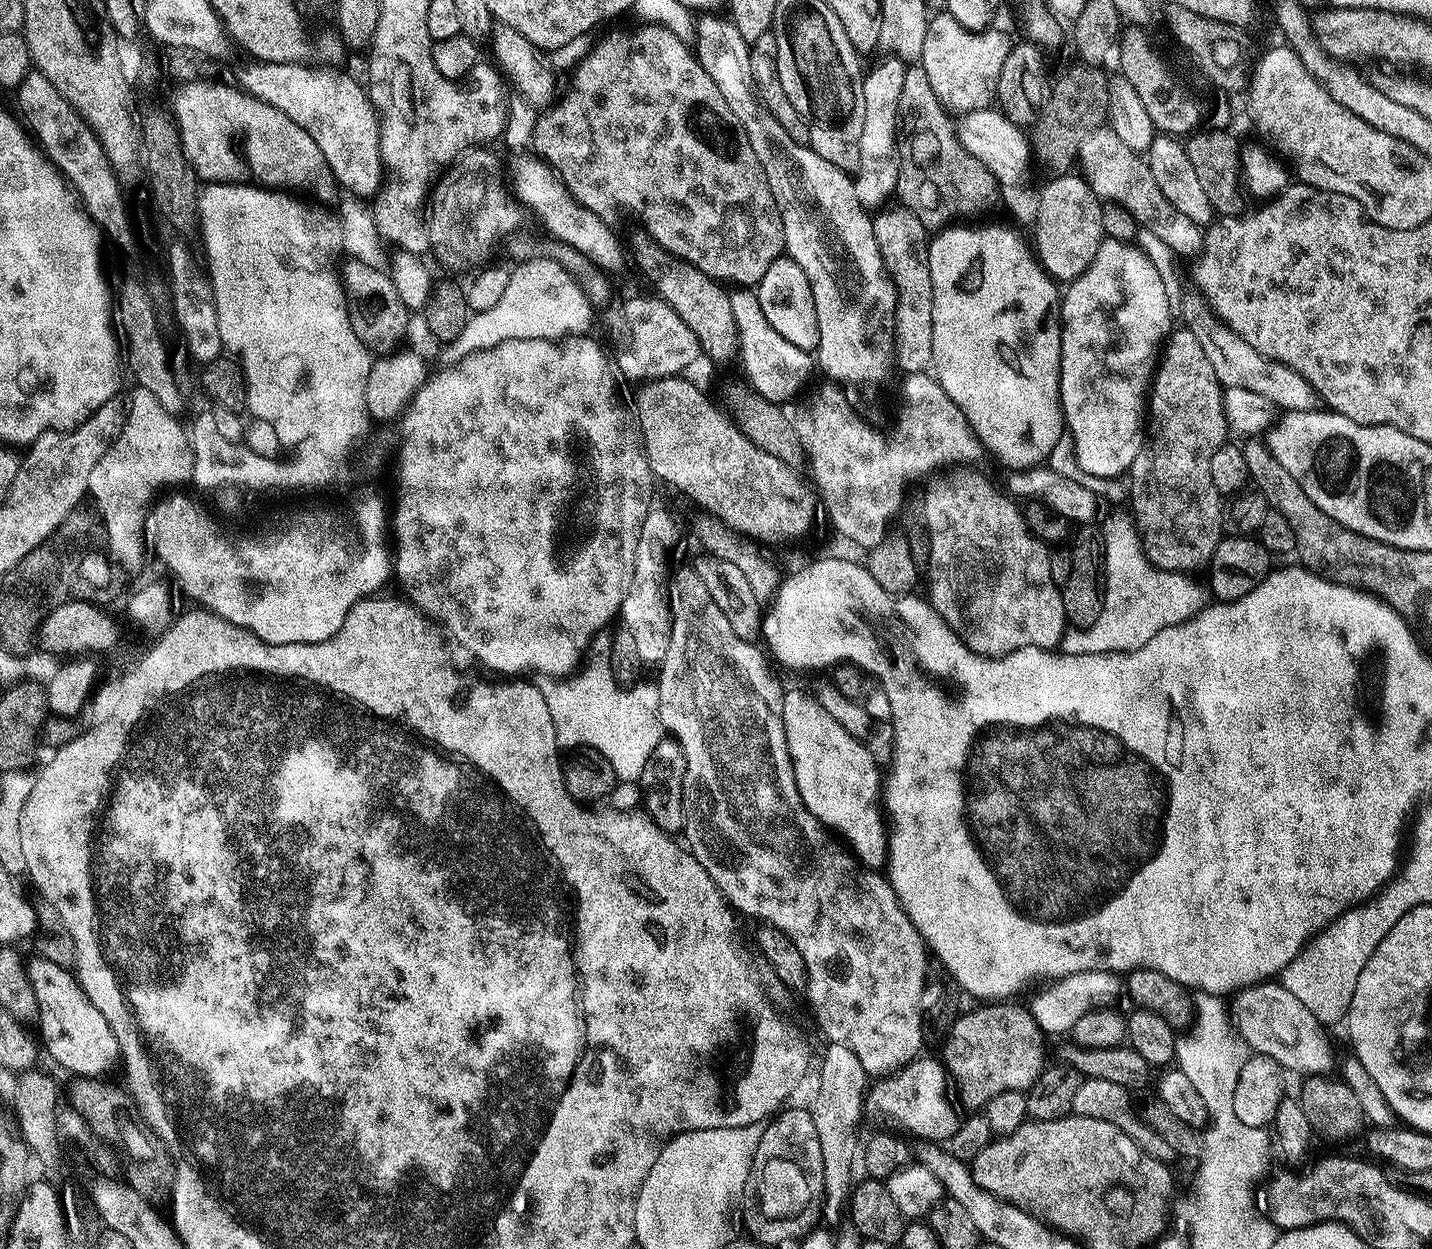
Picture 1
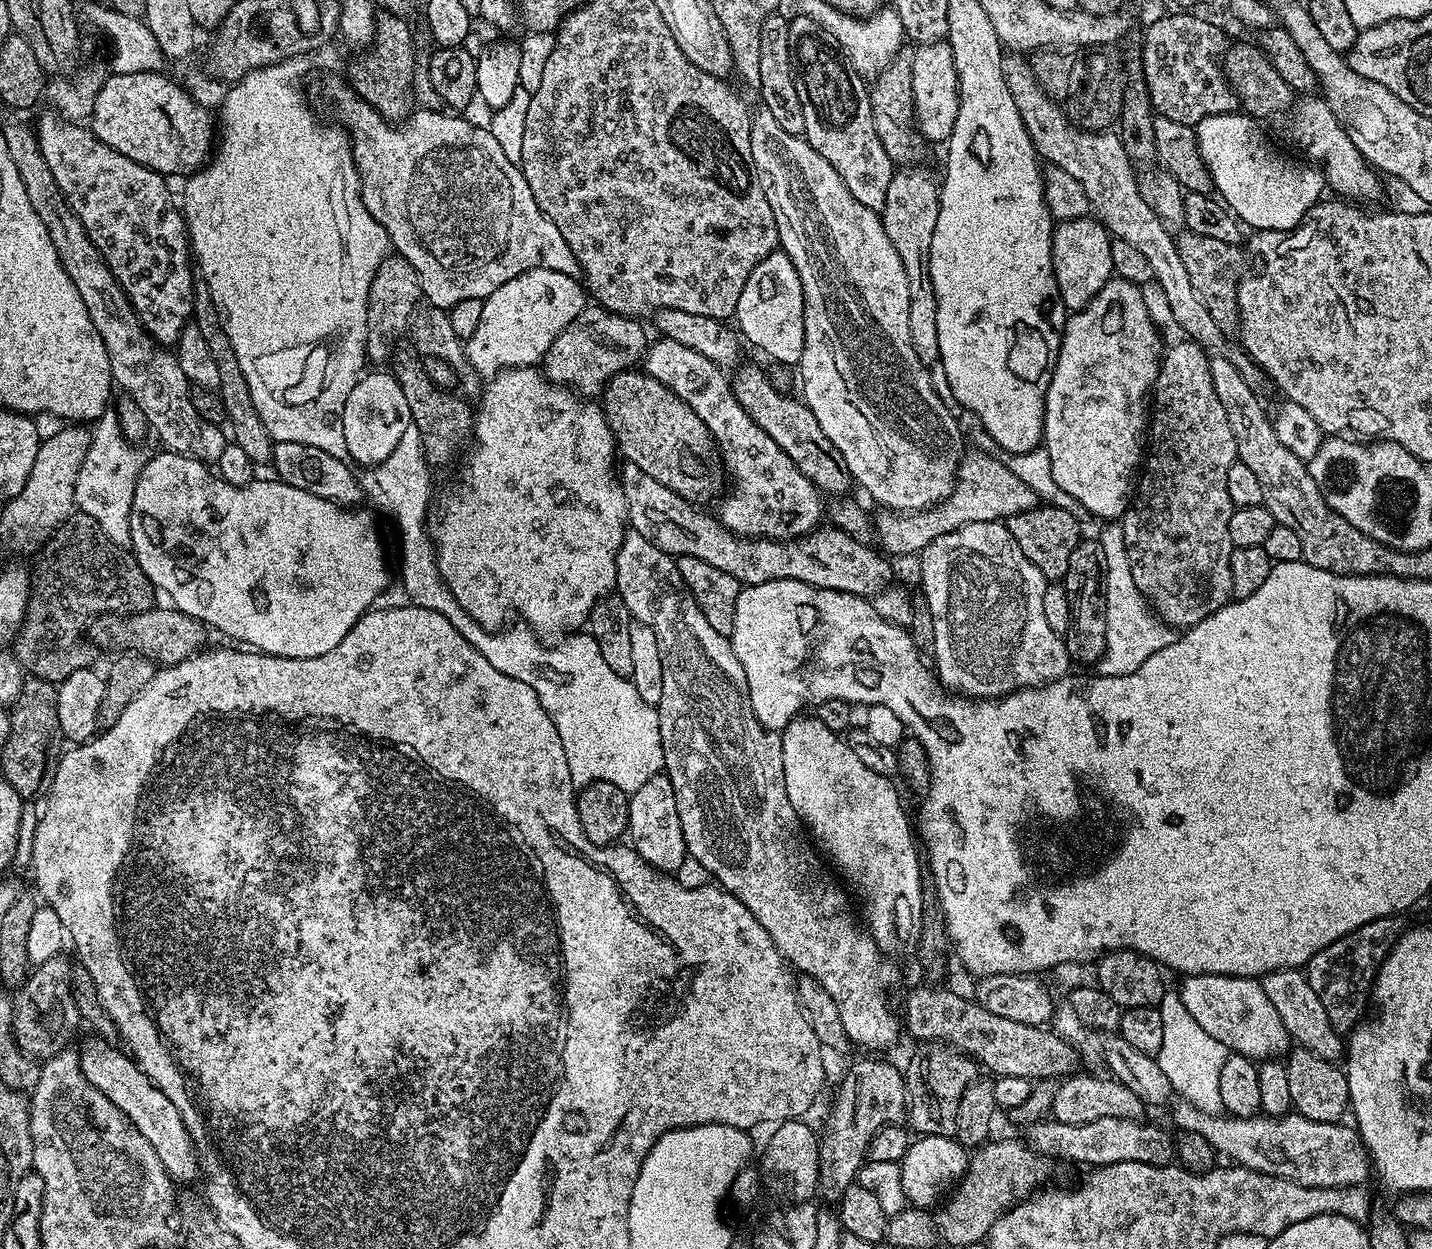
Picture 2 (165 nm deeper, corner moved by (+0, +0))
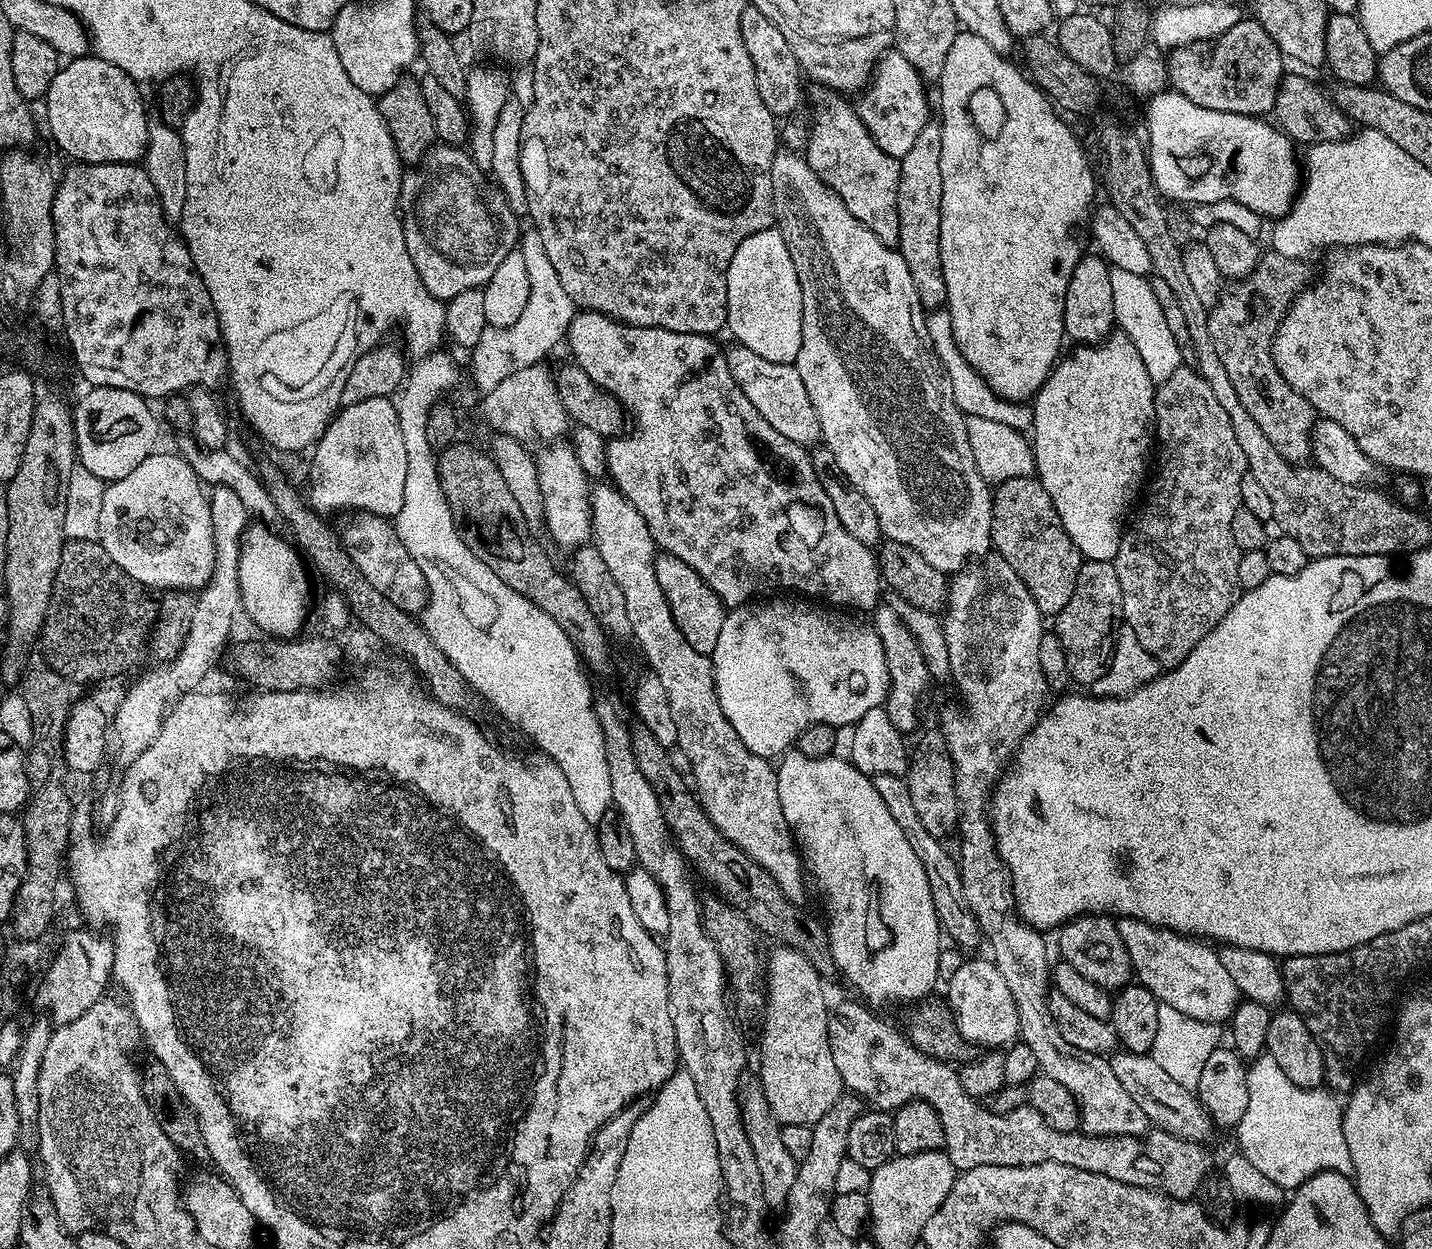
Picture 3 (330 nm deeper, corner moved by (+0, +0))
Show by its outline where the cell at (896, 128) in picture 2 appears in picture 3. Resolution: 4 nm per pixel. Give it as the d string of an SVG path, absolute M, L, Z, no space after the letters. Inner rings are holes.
M891 31L878 34L866 34L849 40L830 40L821 42L815 36L801 36L799 32L788 32L790 50L794 50L794 58L798 58L801 73L813 85L831 88L833 92L849 94L859 93L860 87L869 83L873 75L874 66L880 63L881 56L893 47L893 33Z

